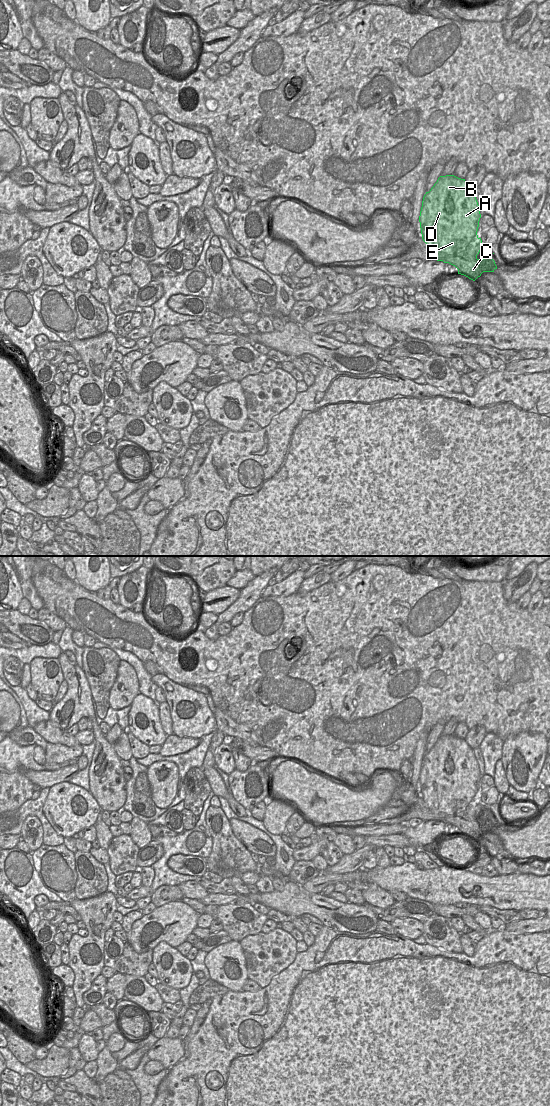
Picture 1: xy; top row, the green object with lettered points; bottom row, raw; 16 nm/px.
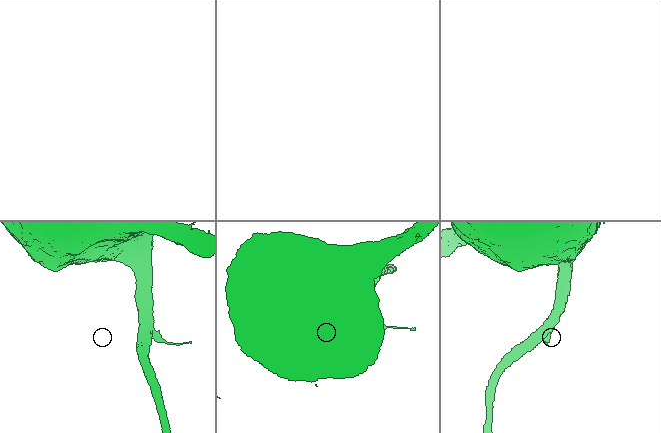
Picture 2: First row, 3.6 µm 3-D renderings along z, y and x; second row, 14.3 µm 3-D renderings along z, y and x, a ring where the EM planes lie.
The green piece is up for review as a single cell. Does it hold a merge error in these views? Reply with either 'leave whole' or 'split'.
split

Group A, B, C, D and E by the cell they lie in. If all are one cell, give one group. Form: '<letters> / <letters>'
A B D E / C

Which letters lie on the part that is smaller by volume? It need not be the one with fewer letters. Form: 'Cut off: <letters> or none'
Cut off: C

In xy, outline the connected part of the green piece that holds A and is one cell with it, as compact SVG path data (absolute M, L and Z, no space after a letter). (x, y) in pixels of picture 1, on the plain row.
M454 735L440 736L423 757L419 776L422 799L431 812L455 814L458 809L468 806L474 799L480 778L477 759L465 739Z

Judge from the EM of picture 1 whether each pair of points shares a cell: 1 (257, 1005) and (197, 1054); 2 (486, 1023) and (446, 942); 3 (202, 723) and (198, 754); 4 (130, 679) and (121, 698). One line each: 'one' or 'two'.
1: one
2: two
3: two
4: one

